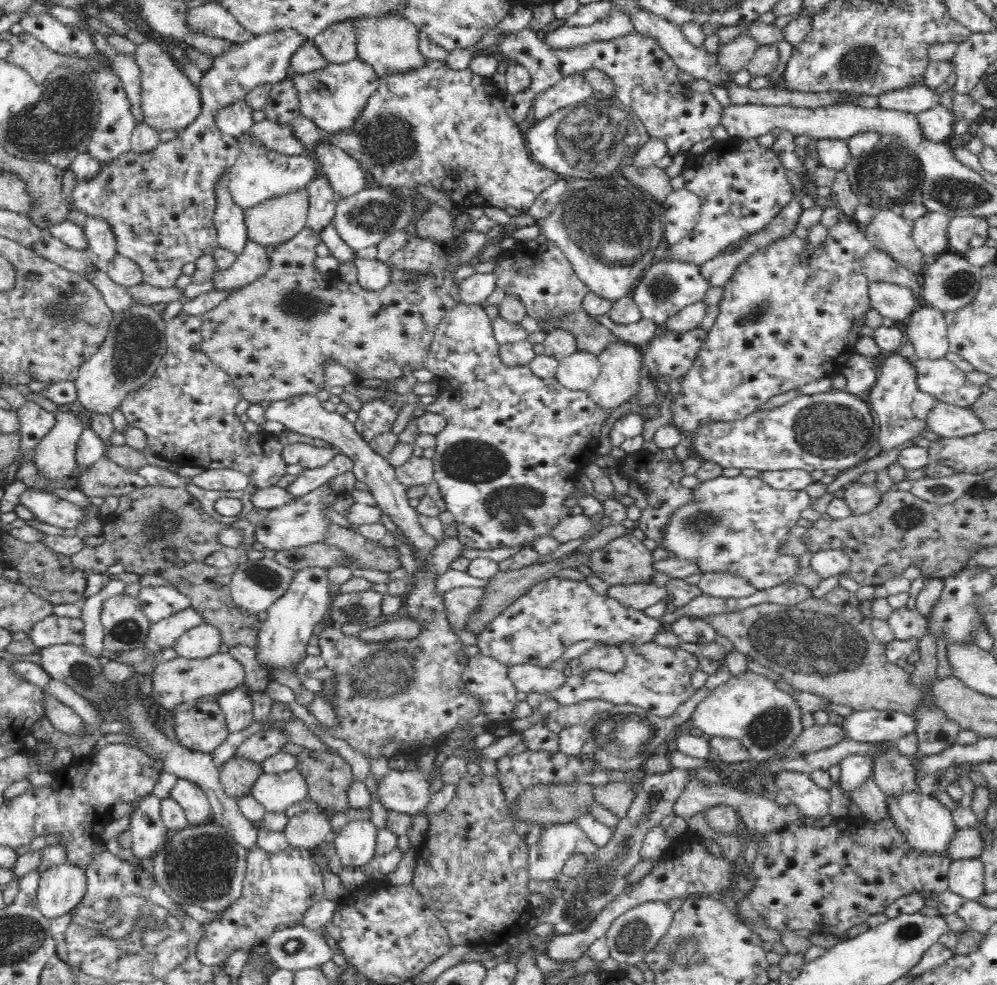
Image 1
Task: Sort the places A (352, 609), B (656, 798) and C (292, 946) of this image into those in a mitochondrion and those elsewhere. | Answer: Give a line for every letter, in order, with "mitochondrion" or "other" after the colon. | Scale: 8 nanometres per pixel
A: mitochondrion
B: mitochondrion
C: mitochondrion

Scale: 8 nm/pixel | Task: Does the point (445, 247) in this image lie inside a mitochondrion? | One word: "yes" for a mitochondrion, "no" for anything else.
no

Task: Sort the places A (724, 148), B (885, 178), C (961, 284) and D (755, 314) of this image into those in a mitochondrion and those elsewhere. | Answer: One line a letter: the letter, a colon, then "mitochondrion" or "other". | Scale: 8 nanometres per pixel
A: other
B: mitochondrion
C: mitochondrion
D: mitochondrion

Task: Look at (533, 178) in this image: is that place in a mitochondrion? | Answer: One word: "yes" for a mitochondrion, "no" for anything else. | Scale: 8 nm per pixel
no

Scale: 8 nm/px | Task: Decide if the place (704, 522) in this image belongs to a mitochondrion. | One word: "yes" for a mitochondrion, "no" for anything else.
yes

